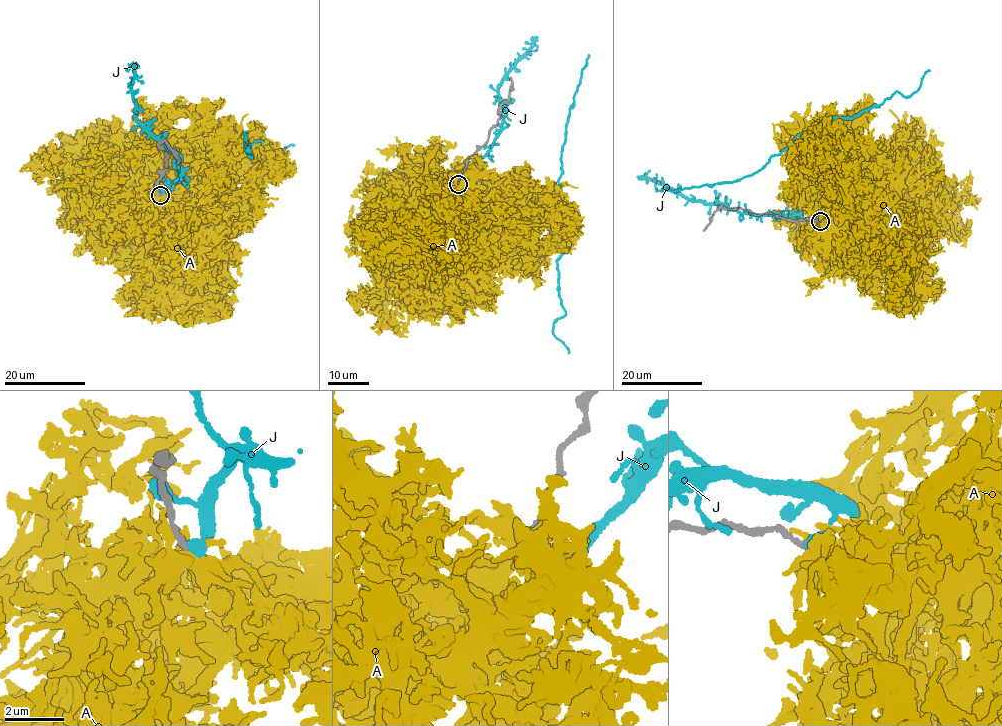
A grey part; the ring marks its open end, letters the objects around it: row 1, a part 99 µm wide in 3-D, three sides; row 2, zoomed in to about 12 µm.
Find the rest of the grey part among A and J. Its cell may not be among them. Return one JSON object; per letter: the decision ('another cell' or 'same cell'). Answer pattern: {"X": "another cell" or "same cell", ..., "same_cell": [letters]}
{"A": "another cell", "J": "another cell", "same_cell": []}

